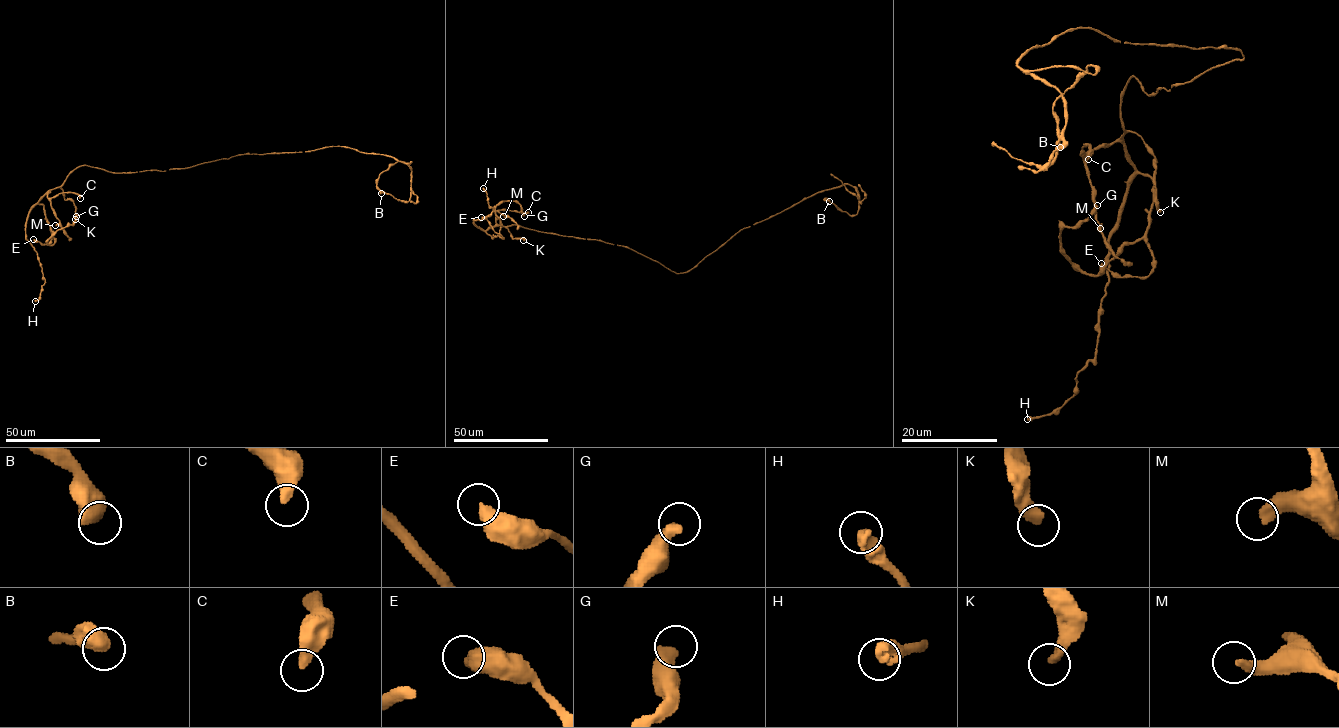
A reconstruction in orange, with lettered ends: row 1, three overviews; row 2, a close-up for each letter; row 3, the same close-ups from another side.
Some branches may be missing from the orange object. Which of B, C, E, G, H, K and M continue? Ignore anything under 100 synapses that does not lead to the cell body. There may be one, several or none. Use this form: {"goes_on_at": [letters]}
{"goes_on_at": []}

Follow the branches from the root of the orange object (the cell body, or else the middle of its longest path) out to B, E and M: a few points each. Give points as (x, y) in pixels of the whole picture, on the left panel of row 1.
B: (208, 162), (329, 146), (411, 161), (398, 161), (380, 174), (377, 188), (381, 193)
E: (208, 162), (163, 171), (121, 173), (77, 167), (38, 202), (43, 206), (54, 243), (41, 244), (33, 239)
M: (208, 162), (163, 171), (121, 173), (77, 167), (60, 186), (48, 191), (59, 221), (55, 225)

